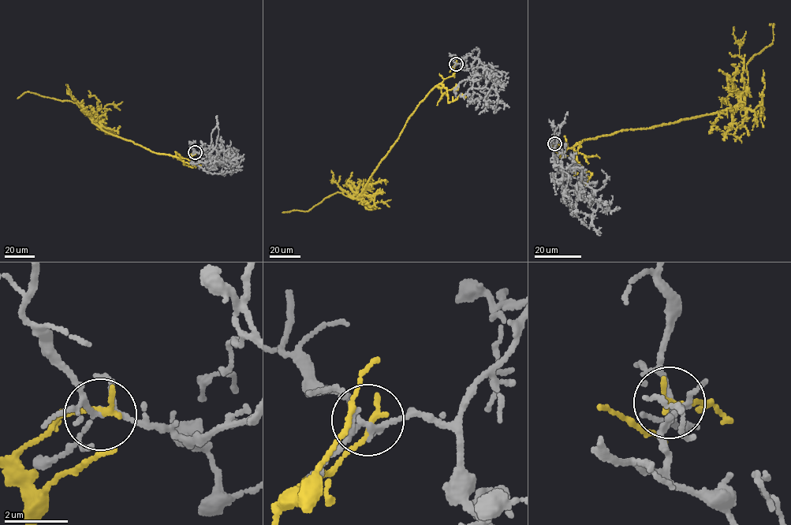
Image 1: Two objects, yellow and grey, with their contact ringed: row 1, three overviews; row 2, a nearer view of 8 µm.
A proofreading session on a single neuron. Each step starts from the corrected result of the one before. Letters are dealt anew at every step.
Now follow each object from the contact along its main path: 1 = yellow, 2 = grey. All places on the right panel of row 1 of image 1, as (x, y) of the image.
1: (554, 143), (562, 157), (583, 139), (737, 107), (745, 94), (747, 65), (773, 41), (774, 24), (769, 24)
2: (554, 143), (554, 148), (549, 144), (557, 165), (569, 184), (585, 196), (580, 200), (576, 190), (581, 170)

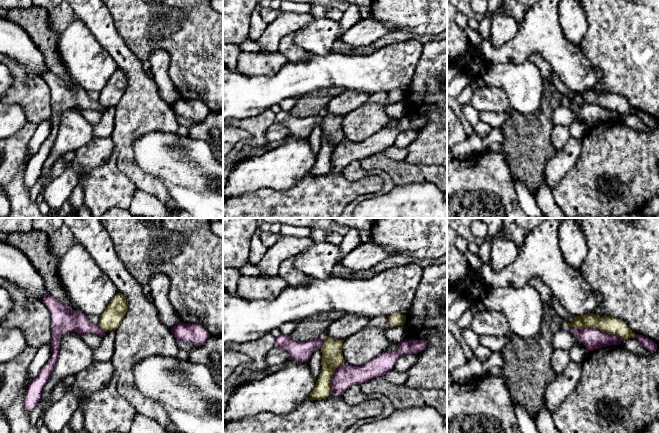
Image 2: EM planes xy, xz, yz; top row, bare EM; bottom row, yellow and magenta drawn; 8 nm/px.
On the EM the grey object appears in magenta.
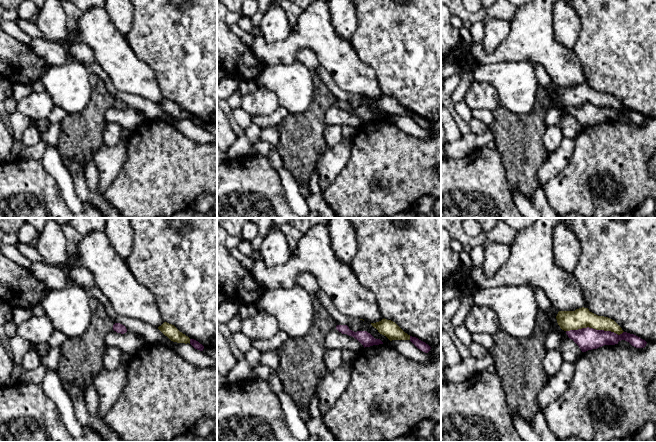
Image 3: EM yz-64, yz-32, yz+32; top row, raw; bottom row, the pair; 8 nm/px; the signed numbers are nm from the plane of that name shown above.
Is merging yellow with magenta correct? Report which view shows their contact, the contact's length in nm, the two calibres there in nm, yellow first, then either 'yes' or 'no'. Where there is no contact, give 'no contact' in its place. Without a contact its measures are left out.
meets yellow in yz; contact 460 nm long; 140 nm thick on the yellow side, 180 nm on the other; no

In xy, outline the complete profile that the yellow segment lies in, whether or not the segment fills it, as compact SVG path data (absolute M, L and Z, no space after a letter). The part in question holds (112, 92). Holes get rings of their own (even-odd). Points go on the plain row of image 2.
M117 69L100 91L98 102L105 108L116 106L128 86L126 73Z

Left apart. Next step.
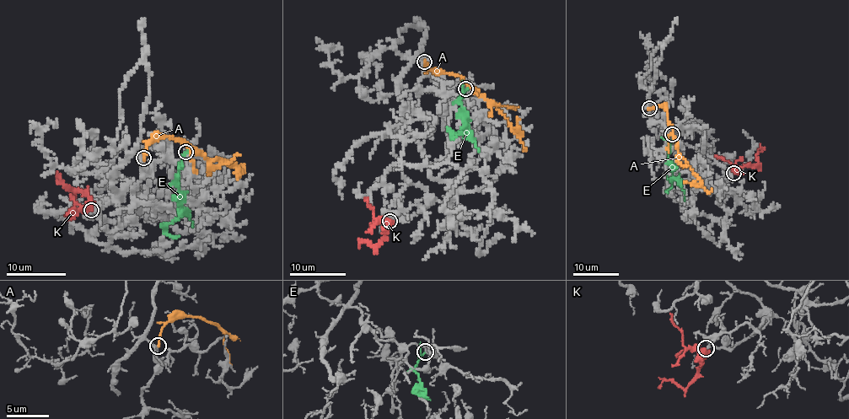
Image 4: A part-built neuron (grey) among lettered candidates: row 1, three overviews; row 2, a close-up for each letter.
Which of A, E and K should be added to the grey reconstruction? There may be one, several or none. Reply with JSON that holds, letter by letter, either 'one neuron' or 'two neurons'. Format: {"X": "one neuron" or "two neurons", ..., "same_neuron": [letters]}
{"A": "two neurons", "E": "two neurons", "K": "two neurons", "same_neuron": []}

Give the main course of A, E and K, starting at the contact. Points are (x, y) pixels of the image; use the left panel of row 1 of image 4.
A: (143, 157), (151, 142), (176, 137), (212, 159), (214, 158), (238, 166), (240, 174), (237, 173), (236, 178)
E: (185, 152), (176, 176), (180, 213), (163, 229), (165, 233), (180, 237)
K: (91, 210), (88, 195), (84, 190), (74, 189), (62, 183), (56, 172)

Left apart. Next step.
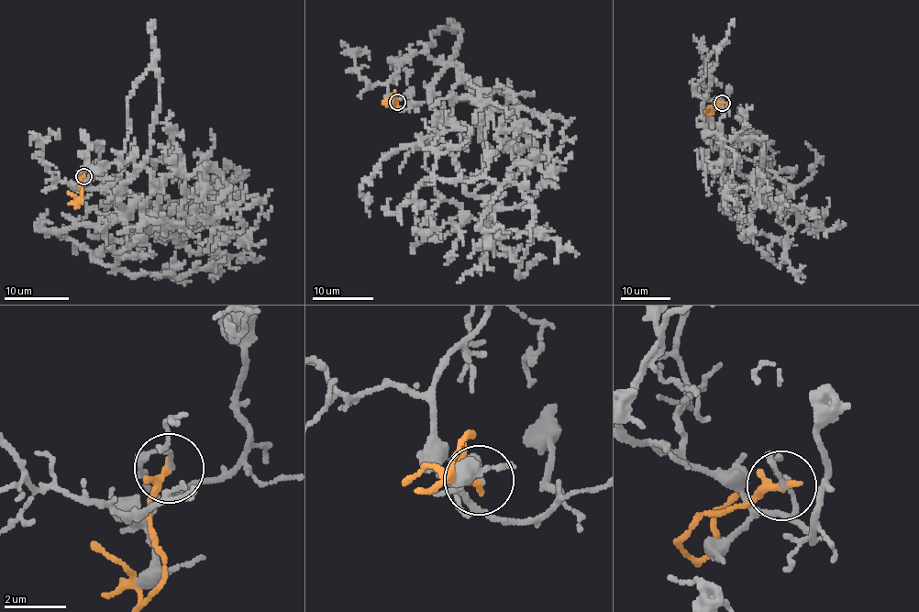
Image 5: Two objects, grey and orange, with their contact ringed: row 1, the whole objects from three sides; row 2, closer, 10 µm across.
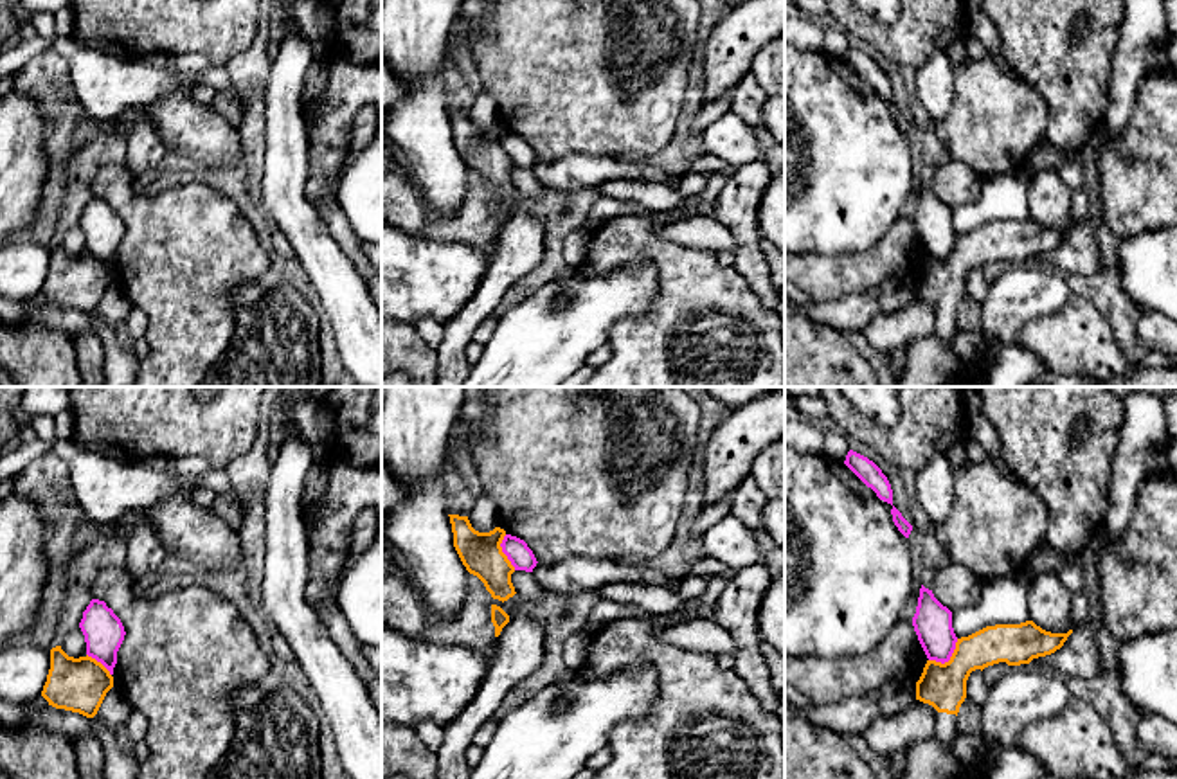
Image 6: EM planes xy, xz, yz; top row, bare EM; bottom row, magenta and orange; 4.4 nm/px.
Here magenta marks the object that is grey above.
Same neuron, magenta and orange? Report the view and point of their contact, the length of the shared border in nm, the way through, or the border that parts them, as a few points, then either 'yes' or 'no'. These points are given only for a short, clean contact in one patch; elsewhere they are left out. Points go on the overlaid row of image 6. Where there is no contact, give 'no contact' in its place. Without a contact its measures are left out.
contact yz (949, 659); length 170 nm; no

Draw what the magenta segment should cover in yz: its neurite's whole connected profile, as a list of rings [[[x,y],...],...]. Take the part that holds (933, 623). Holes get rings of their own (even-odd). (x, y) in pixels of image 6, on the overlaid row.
[[[923,585],[920,588],[912,626],[929,660],[941,664],[950,660],[957,642],[952,628],[952,612]]]

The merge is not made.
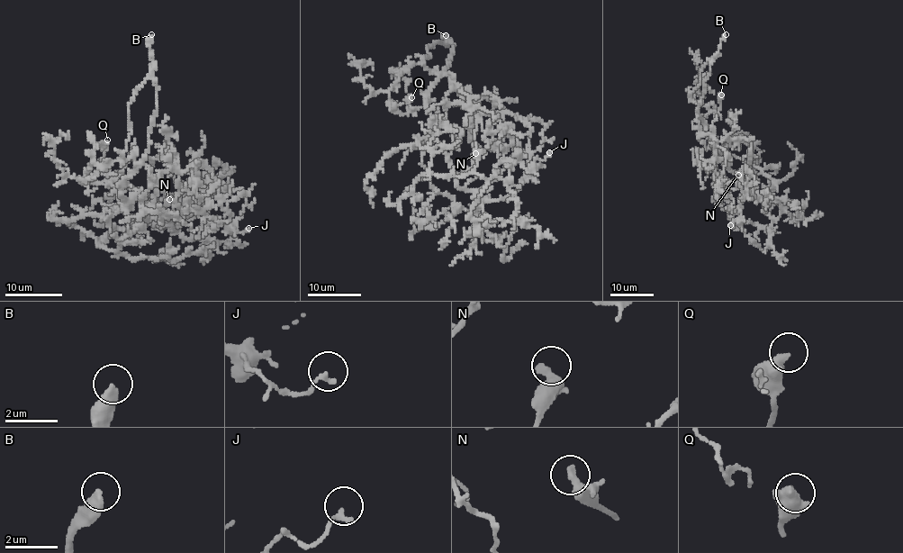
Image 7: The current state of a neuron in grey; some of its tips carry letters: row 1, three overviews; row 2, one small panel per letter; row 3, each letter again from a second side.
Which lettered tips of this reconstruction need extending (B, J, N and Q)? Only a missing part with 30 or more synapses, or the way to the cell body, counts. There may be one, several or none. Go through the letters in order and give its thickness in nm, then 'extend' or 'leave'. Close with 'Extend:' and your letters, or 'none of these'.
B: 400 nm | extend
J: 190 nm | leave
N: 320 nm | leave
Q: 360 nm | leave
Extend: B

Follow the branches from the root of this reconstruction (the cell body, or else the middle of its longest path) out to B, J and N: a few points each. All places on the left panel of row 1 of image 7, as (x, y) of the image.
B: (121, 198), (123, 177), (133, 171), (148, 148), (148, 129), (156, 110), (151, 34)
J: (121, 198), (125, 213), (148, 221), (202, 210), (235, 231), (248, 228)
N: (121, 198), (125, 213), (137, 217), (139, 214), (146, 217), (169, 199)

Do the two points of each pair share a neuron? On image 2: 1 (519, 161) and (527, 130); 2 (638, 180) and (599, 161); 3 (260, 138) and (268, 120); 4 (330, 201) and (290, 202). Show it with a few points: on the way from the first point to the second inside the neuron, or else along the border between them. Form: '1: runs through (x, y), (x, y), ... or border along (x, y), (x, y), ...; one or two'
1: runs through (527, 153), (527, 138); one
2: runs through (628, 176), (619, 173), (609, 163); one
3: runs through (260, 134), (260, 128), (264, 124); one
4: runs through (320, 201), (300, 202); one

